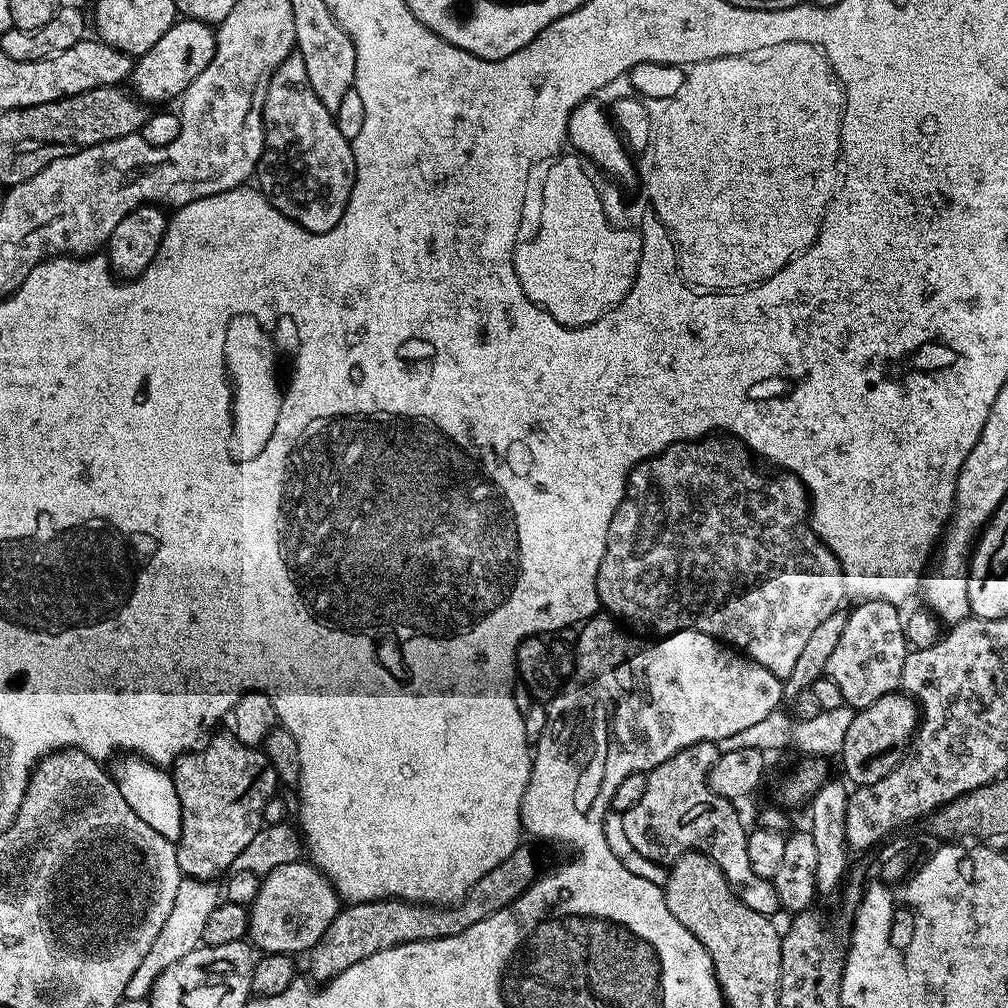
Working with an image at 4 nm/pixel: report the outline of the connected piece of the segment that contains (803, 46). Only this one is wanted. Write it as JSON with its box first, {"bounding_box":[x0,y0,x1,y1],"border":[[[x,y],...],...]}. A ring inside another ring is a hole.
{"bounding_box":[636,40,848,286],"border":[[[776,40],[776,44],[760,44],[760,48],[751,44],[748,52],[720,52],[720,56],[704,56],[704,60],[636,60],[636,64],[640,64],[640,68],[672,68],[672,72],[680,72],[680,80],[676,80],[676,100],[652,96],[652,92],[644,92],[644,88],[640,88],[640,96],[636,96],[636,100],[644,100],[644,104],[656,104],[652,116],[636,116],[636,120],[652,120],[652,144],[644,140],[644,148],[652,148],[652,152],[644,152],[644,156],[648,156],[648,160],[644,160],[644,192],[648,192],[648,200],[652,200],[652,204],[648,204],[648,216],[664,216],[676,234],[682,264],[682,268],[672,268],[676,280],[680,280],[680,286],[714,286],[715,283],[755,282],[770,274],[792,252],[810,242],[818,226],[822,226],[822,216],[832,212],[832,204],[840,200],[840,192],[844,192],[844,184],[848,184],[848,152],[844,152],[848,80],[840,76],[836,60],[832,60],[828,48],[816,44],[816,40]]]}

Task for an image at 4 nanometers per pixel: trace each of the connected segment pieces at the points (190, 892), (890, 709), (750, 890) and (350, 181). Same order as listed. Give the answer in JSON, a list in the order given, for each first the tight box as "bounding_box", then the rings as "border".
[{"bounding_box":[124,879,222,1000],"border":[[[181,879],[178,898],[174,898],[174,906],[170,909],[170,915],[166,918],[162,930],[158,930],[158,938],[154,938],[154,946],[150,946],[146,958],[142,958],[138,970],[134,970],[134,978],[126,984],[124,991],[125,1000],[148,1000],[152,995],[152,987],[156,985],[156,979],[163,972],[168,972],[170,966],[176,962],[182,962],[186,954],[201,947],[206,930],[206,922],[210,914],[222,903],[222,888],[219,883],[207,880]]]},{"bounding_box":[842,690,920,786],"border":[[[897,690],[878,698],[878,702],[870,702],[870,706],[859,709],[852,716],[850,730],[846,730],[846,742],[842,759],[844,759],[844,772],[859,786],[878,782],[897,762],[901,753],[911,744],[920,723],[920,713],[917,701],[903,691]]]},{"bounding_box":[619,740,781,918],"border":[[[703,740],[694,746],[686,746],[678,750],[674,758],[666,758],[666,762],[662,762],[647,773],[646,791],[642,793],[642,798],[638,798],[638,806],[630,806],[630,810],[626,810],[619,817],[620,828],[624,831],[624,840],[628,843],[625,845],[631,851],[642,854],[642,858],[650,858],[650,862],[658,862],[665,866],[671,865],[685,852],[700,852],[721,868],[725,878],[741,900],[744,900],[746,906],[757,911],[758,914],[772,918],[776,916],[775,912],[781,911],[776,885],[772,880],[754,874],[748,853],[749,829],[744,828],[739,814],[732,809],[735,808],[733,801],[714,794],[714,790],[708,785],[708,775],[720,754],[720,745],[717,741]]]},{"bounding_box":[254,50,358,234],"border":[[[293,50],[282,62],[282,66],[278,66],[278,70],[274,70],[274,74],[270,78],[270,90],[266,90],[266,102],[264,103],[264,149],[260,155],[260,165],[257,166],[254,173],[255,183],[260,191],[268,197],[270,203],[282,214],[286,214],[288,220],[293,220],[297,226],[305,228],[306,231],[313,234],[326,234],[331,228],[336,228],[338,222],[344,218],[344,211],[350,202],[352,188],[356,185],[357,171],[358,165],[352,153],[351,143],[338,130],[335,115],[330,110],[326,110],[326,106],[322,106],[318,94],[314,94],[314,86],[310,86],[310,77],[306,75],[304,55]]]}]

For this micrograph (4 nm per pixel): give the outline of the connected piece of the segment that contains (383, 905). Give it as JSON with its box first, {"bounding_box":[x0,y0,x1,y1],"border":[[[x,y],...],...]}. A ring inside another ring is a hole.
{"bounding_box":[307,846,537,982],"border":[[[521,846],[514,850],[514,854],[510,854],[510,858],[506,858],[506,862],[498,862],[490,874],[485,874],[454,904],[417,904],[415,900],[375,900],[348,904],[341,907],[334,922],[330,922],[326,928],[326,934],[322,934],[322,938],[318,938],[318,942],[307,953],[308,972],[316,982],[327,982],[350,970],[350,966],[370,958],[370,954],[378,954],[415,940],[437,940],[462,934],[462,930],[470,930],[474,922],[482,922],[482,918],[490,918],[492,914],[498,914],[498,910],[513,904],[537,878],[536,856],[527,846]]]}

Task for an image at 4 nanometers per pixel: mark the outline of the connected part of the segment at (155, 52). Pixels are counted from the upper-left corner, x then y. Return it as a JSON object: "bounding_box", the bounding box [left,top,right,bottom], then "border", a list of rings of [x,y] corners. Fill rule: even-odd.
{"bounding_box":[130,18,216,106],"border":[[[191,18],[177,19],[170,30],[166,30],[166,34],[162,34],[162,38],[158,38],[150,50],[146,50],[146,54],[135,57],[130,77],[131,91],[149,106],[164,106],[167,100],[175,101],[183,97],[190,82],[194,82],[194,78],[198,78],[198,74],[210,66],[215,49],[216,33],[213,25]]]}

